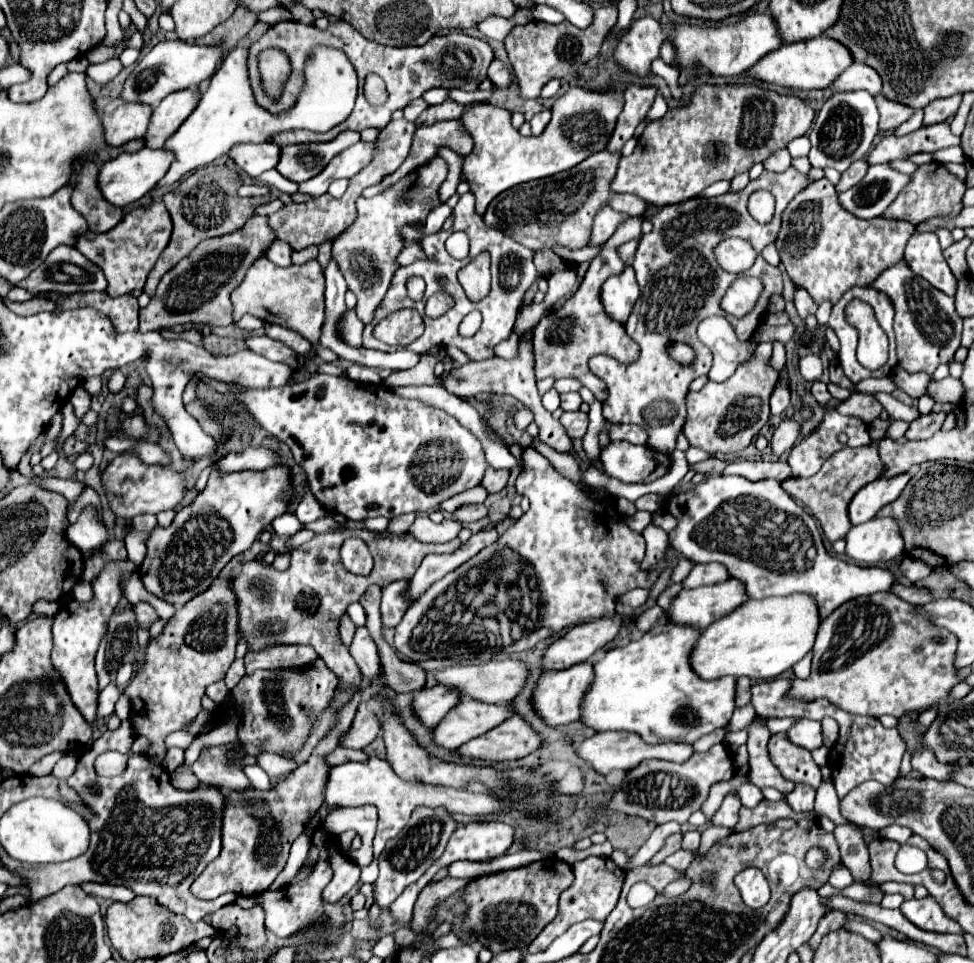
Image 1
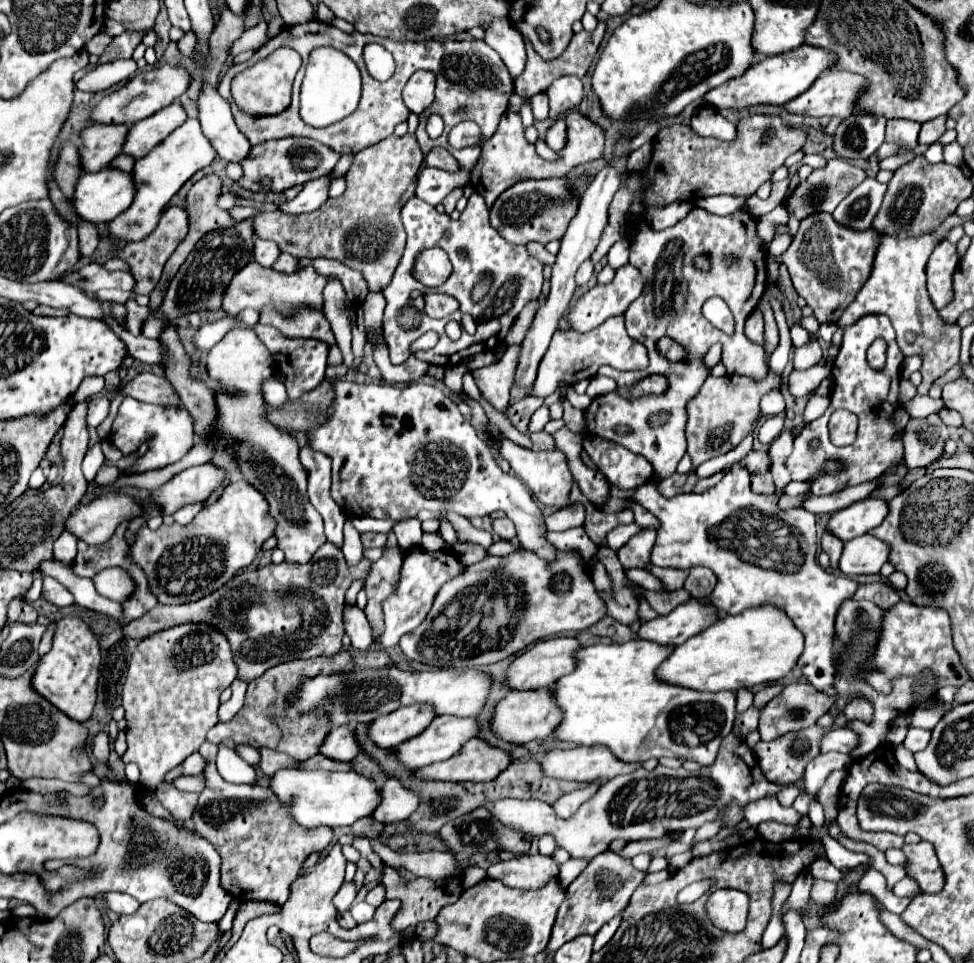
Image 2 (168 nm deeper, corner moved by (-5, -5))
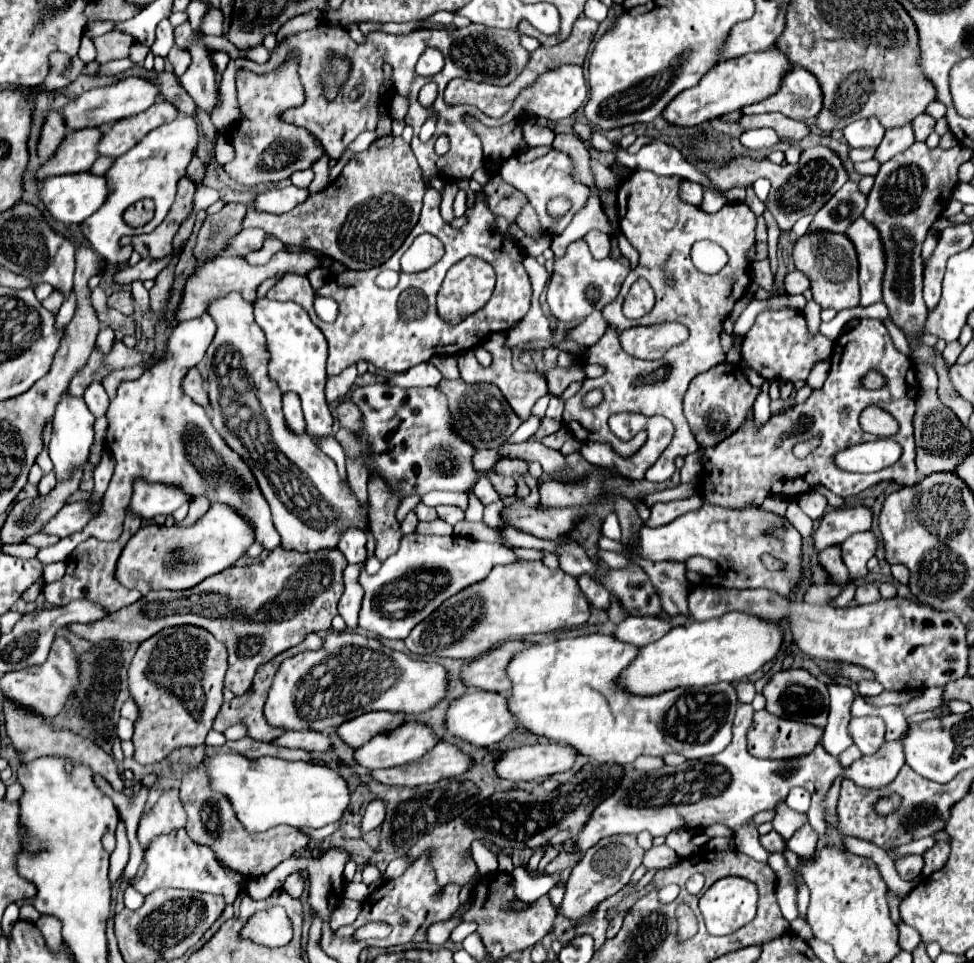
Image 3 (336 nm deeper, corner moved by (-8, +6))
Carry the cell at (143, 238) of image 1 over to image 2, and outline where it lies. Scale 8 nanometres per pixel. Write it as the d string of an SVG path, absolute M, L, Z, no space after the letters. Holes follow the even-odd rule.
M171 205L171 207L163 213L157 229L155 229L149 237L145 237L145 239L139 241L139 243L127 243L127 245L117 253L117 257L125 259L125 261L131 265L131 273L133 273L133 277L135 277L135 281L137 281L135 295L149 295L149 293L157 287L165 261L167 261L169 255L175 251L175 247L179 245L179 241L187 235L187 229L189 229L187 211L185 211L183 207L173 207L173 205Z

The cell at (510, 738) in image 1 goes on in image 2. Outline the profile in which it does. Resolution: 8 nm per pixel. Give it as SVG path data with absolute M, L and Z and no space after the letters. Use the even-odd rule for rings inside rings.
M481 739L467 741L459 753L443 763L427 765L413 775L421 781L491 781L511 763L509 753L489 747Z

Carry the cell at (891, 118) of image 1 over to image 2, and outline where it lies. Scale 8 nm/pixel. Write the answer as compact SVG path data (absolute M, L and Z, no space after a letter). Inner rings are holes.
M891 119L887 121L887 143L895 143L901 147L901 151L913 151L917 145L917 135L919 135L919 123L917 121L907 121L907 119Z

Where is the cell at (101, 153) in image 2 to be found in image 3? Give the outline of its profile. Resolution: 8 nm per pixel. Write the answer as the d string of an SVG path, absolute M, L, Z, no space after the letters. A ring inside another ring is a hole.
M82 128L82 130L68 132L54 158L46 162L36 176L44 180L46 176L76 174L76 172L90 170L90 166L98 158L100 140L102 140L100 128Z

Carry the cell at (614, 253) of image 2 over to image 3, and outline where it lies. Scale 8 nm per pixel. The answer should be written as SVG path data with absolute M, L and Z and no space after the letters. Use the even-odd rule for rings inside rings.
M620 234L620 238L618 238L618 248L620 248L620 254L626 256L626 258L632 262L632 268L634 268L636 262L638 262L638 252L630 246L630 242L626 240L624 234Z

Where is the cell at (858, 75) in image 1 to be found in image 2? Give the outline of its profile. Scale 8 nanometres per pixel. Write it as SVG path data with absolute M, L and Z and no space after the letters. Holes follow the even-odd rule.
M823 71L799 97L787 101L783 111L809 117L849 117L867 81L855 73Z

